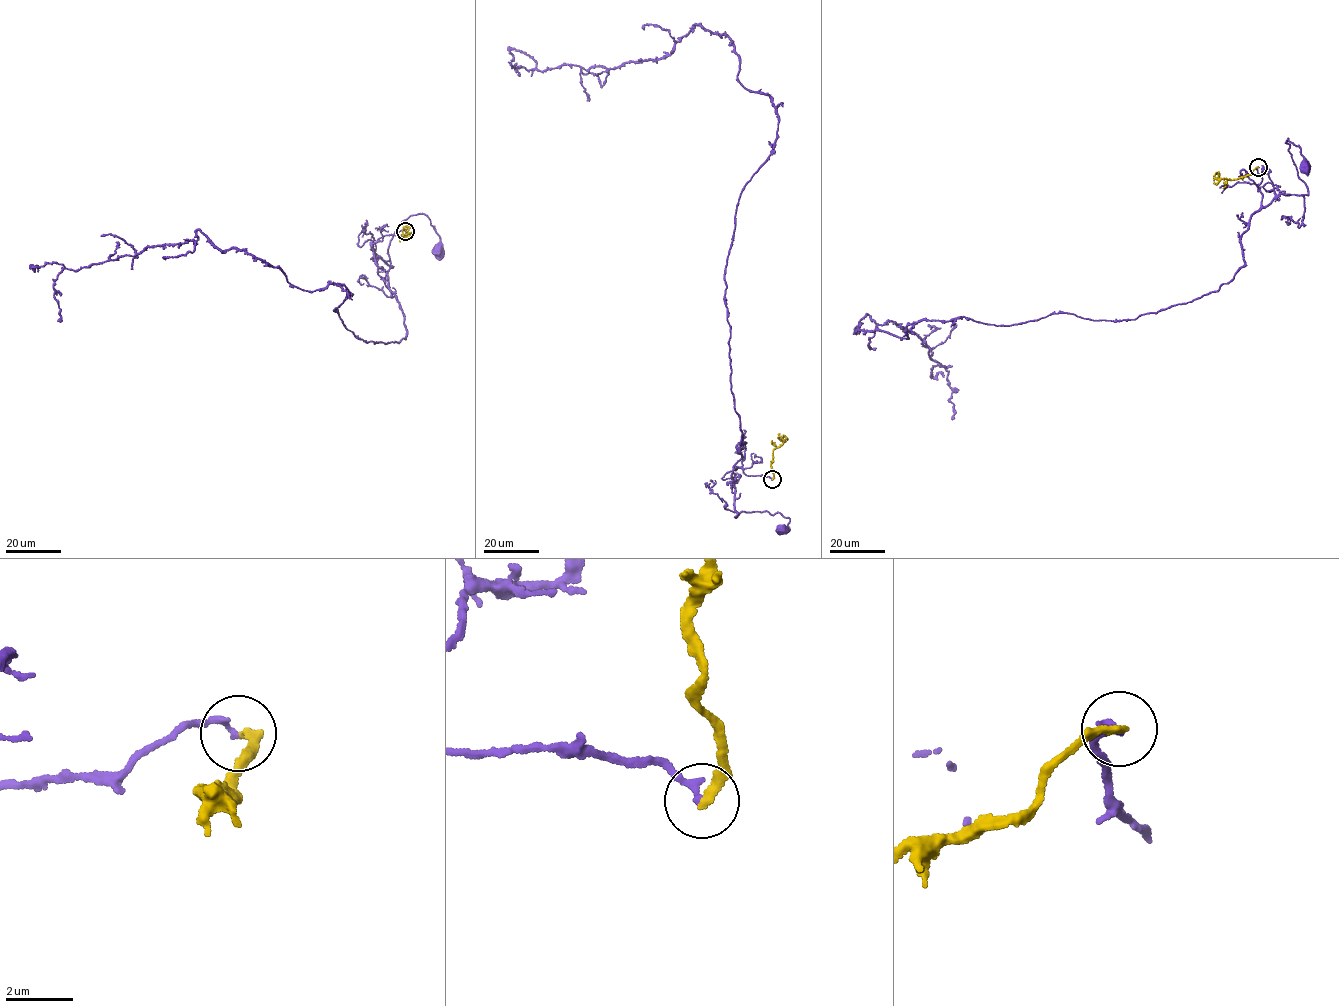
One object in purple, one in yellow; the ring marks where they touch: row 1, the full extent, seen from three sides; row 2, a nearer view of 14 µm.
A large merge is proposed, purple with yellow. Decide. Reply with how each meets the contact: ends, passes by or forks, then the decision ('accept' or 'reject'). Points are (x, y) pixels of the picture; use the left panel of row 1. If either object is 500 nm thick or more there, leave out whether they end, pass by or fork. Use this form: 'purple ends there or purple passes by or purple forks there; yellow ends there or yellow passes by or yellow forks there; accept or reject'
purple ends there; yellow ends there; reject

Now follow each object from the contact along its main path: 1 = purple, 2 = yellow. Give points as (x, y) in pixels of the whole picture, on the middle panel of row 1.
1: (772, 480), (749, 476), (733, 467), (734, 516), (743, 511), (779, 513), (789, 519), (789, 530), (782, 528)
2: (772, 480), (773, 450), (779, 447), (783, 436), (785, 442)

